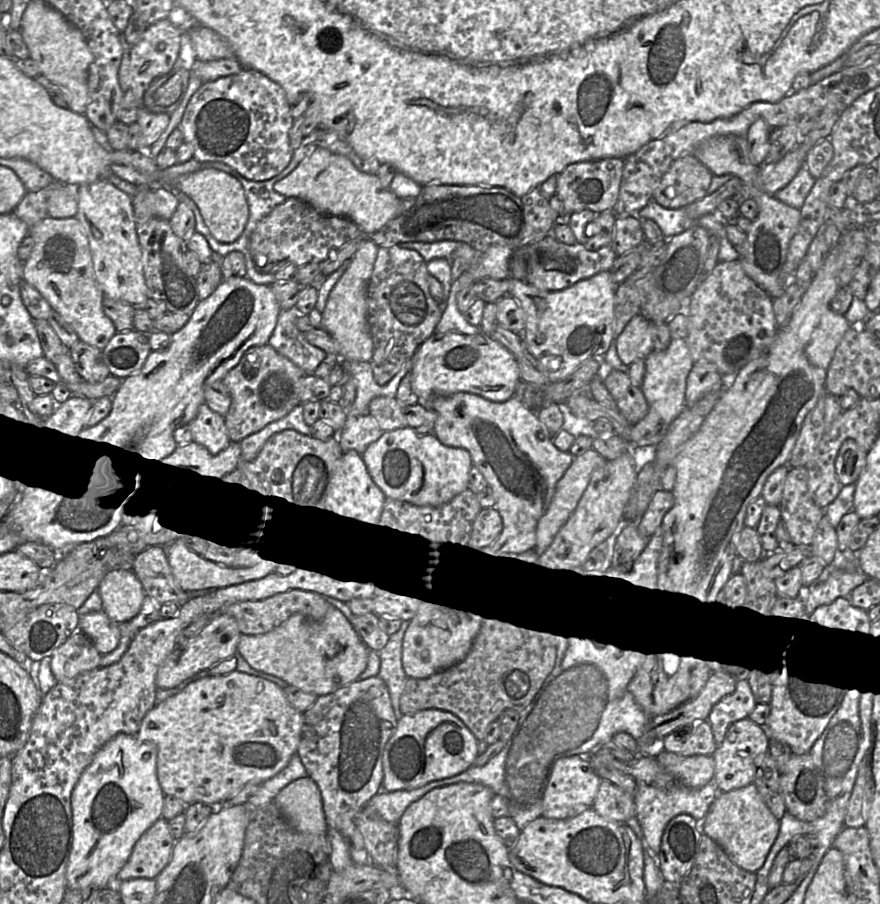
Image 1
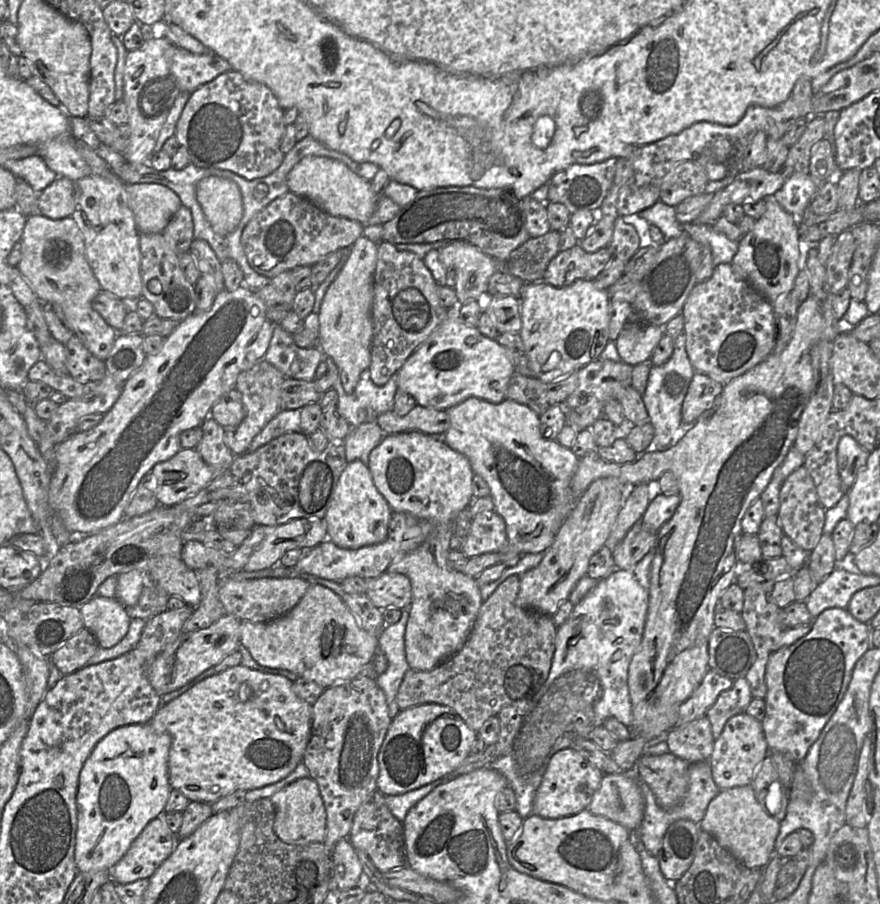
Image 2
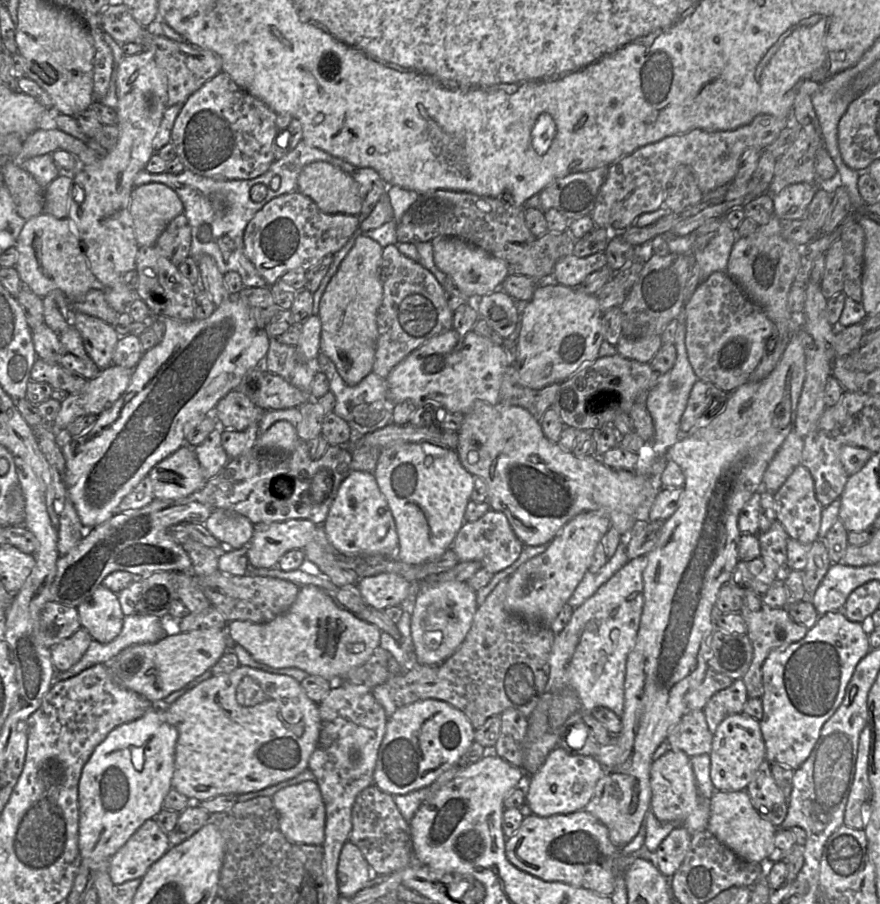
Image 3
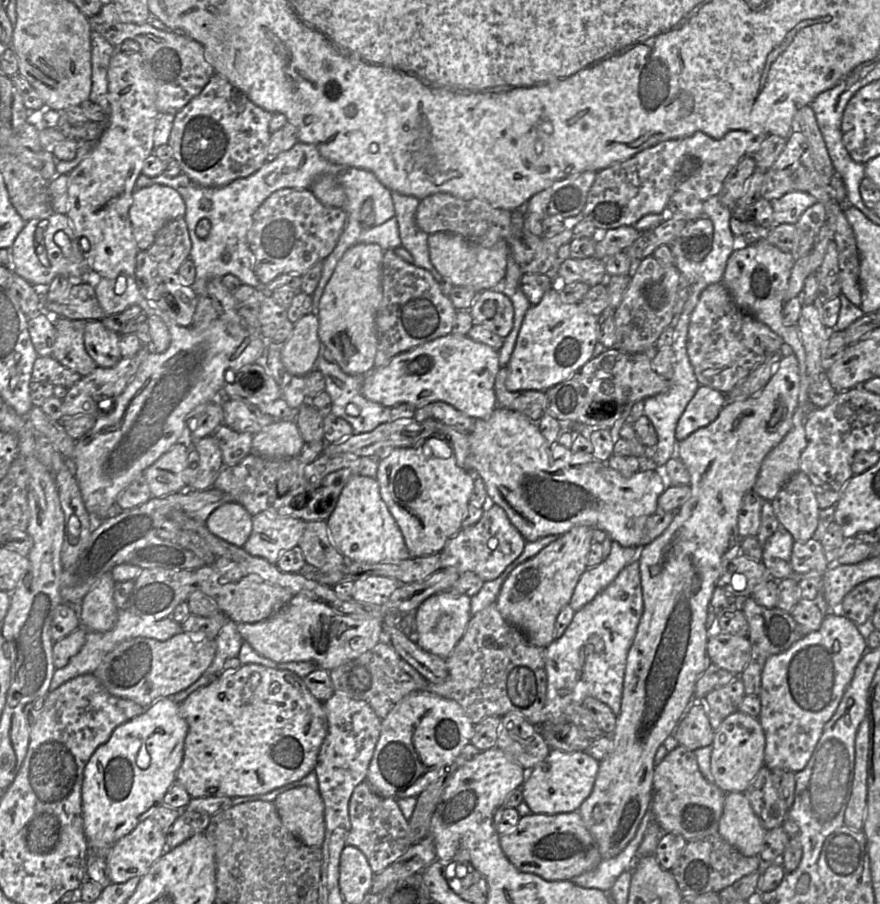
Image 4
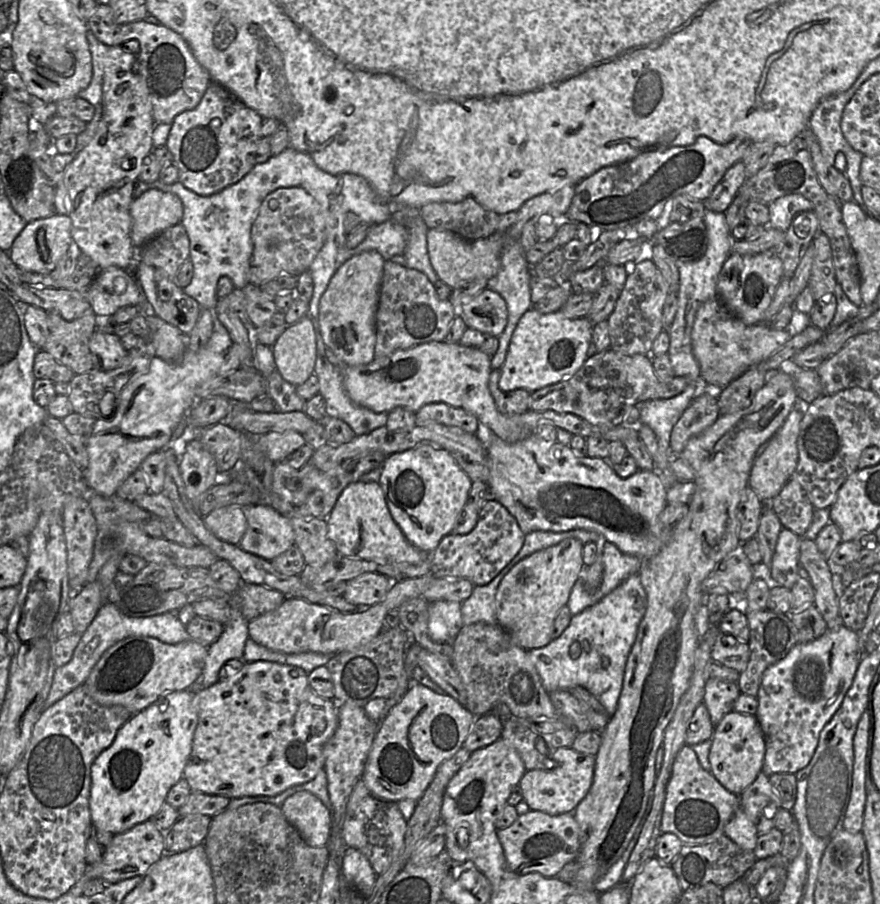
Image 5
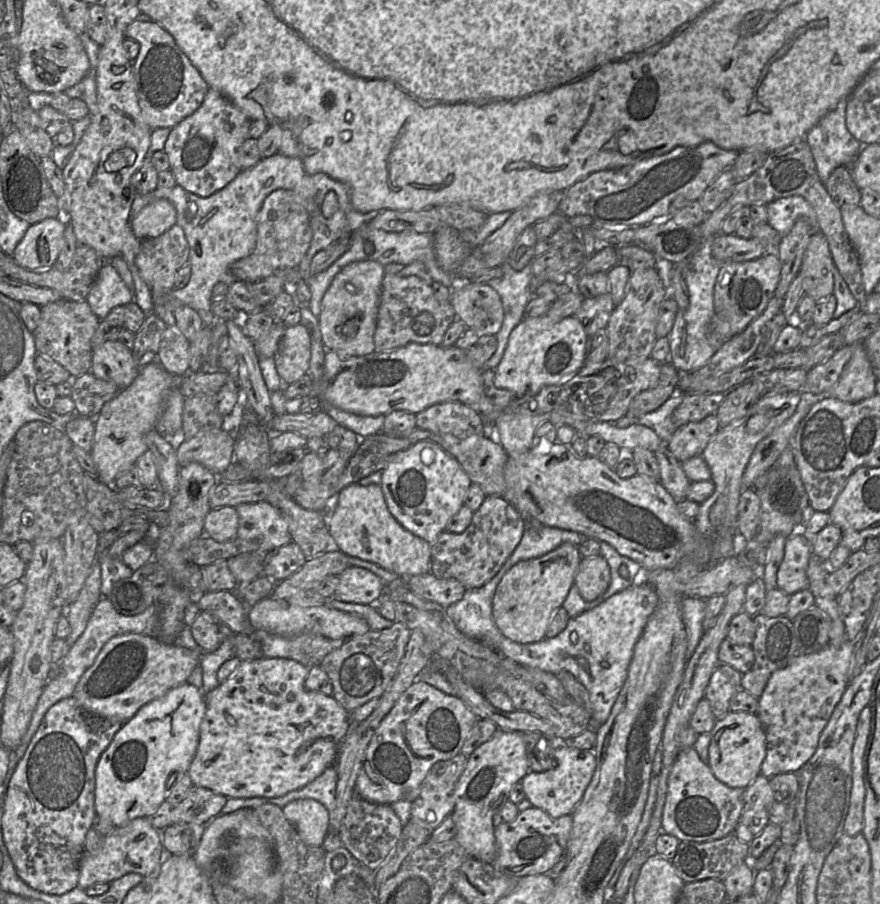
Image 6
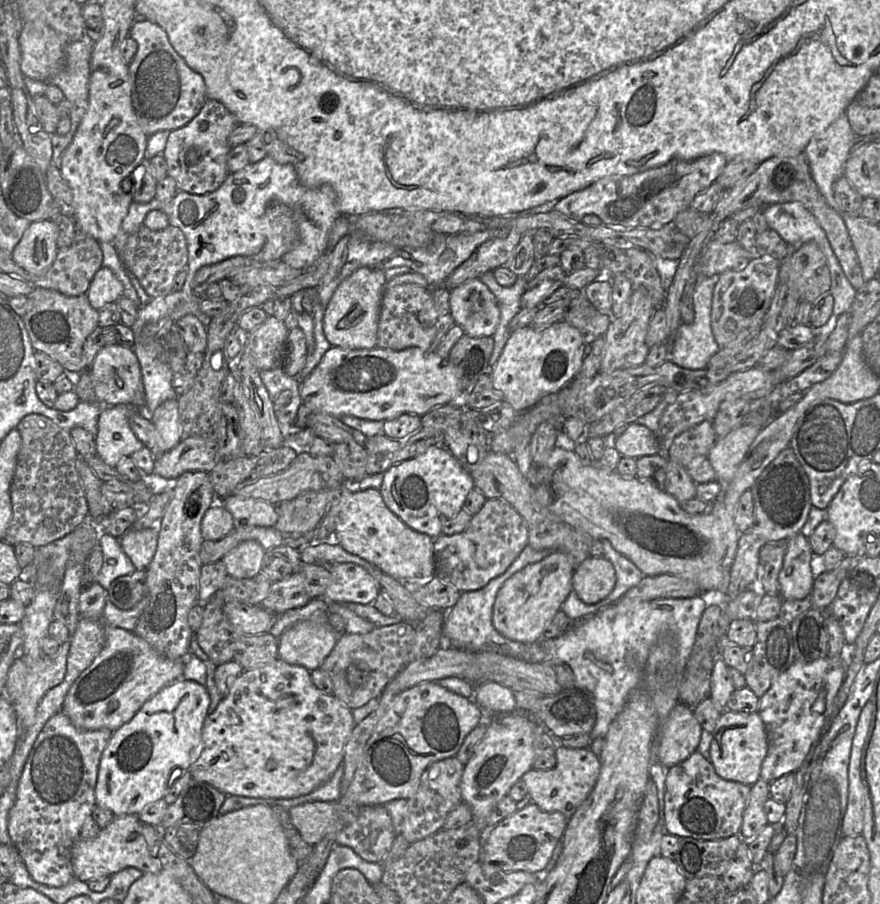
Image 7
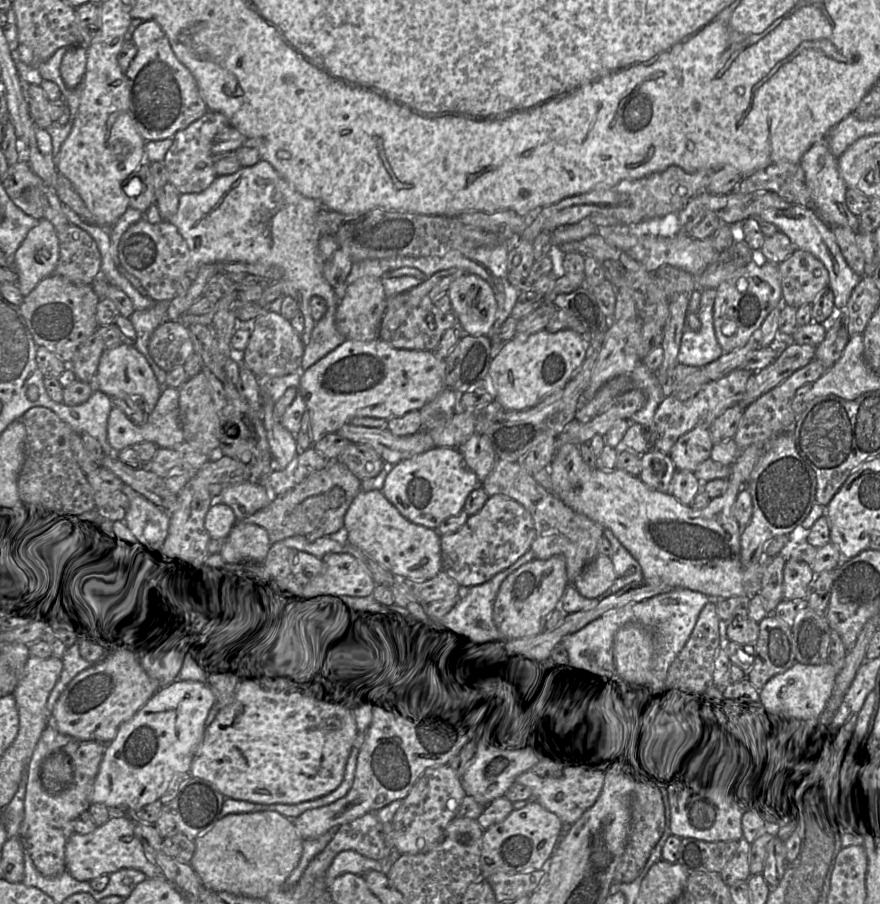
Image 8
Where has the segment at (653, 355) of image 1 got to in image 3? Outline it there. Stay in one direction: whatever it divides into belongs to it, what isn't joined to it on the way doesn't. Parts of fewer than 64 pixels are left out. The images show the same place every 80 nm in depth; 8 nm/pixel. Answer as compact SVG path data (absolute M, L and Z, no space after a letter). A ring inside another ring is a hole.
M680 319L674 342L676 349L675 363L671 370L658 376L656 385L648 391L646 399L646 408L653 421L654 436L651 442L645 443L651 443L656 458L663 457L666 452L686 434L680 430L680 419L686 408L691 389L698 378L688 360L685 334L686 327L684 321Z

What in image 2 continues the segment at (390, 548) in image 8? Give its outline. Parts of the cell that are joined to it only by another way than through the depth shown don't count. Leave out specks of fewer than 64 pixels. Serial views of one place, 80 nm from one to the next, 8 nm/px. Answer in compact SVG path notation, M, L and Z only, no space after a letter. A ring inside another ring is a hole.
M360 460L349 462L341 473L324 516L327 539L337 546L357 549L387 538L392 509L376 488L368 466Z

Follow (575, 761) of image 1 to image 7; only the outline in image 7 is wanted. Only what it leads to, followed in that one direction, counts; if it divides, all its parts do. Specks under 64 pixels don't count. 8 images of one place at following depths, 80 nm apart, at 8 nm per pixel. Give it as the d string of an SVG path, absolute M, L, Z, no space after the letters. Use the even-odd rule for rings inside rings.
M559 744L555 751L556 764L548 770L527 771L521 781L525 784L531 802L546 812L560 812L568 819L572 817L578 807L586 800L593 790L599 773L600 759L590 748L566 748Z

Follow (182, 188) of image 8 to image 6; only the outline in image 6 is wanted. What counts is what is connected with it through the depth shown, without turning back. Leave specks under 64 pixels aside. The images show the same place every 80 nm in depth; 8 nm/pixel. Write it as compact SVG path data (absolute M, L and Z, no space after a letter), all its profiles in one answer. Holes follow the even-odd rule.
M209 88L201 106L171 128L164 151L176 185L200 197L209 197L230 183L240 172L238 150L249 138L250 120L230 100Z

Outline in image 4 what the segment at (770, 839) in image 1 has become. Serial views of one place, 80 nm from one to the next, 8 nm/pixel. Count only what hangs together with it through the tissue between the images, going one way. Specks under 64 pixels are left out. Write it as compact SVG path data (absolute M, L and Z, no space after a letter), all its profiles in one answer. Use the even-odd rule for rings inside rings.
M726 793L718 834L743 855L751 857L762 851L766 833L745 793Z

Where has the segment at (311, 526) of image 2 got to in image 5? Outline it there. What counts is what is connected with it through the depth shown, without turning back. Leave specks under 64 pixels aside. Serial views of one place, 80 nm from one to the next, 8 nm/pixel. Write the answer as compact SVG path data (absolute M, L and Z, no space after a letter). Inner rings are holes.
M266 504L243 507L247 529L239 546L271 561L294 544L290 518Z

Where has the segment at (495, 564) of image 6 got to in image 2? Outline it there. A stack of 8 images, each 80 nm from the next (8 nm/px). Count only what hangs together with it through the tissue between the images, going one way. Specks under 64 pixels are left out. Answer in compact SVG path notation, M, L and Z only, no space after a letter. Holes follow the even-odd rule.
M495 511L483 512L473 517L460 551L468 558L485 553L501 553L505 558L501 563L507 566L517 563L522 556L508 548L505 521Z

